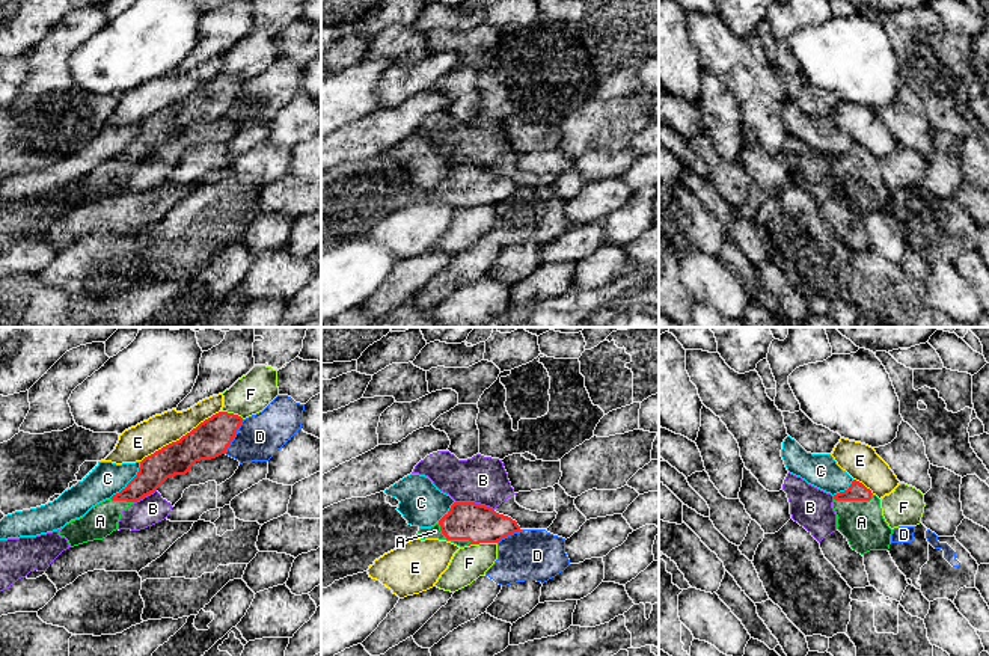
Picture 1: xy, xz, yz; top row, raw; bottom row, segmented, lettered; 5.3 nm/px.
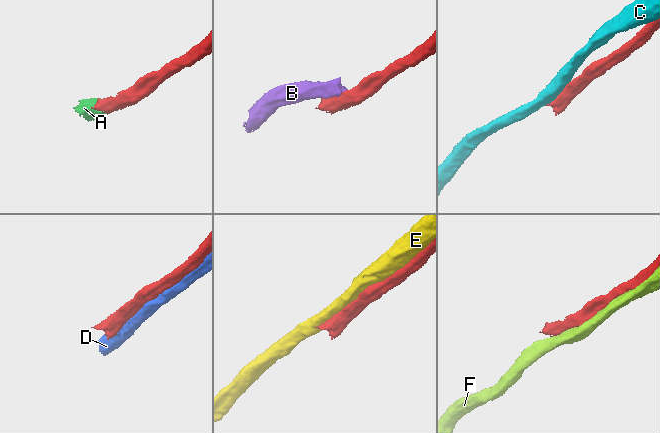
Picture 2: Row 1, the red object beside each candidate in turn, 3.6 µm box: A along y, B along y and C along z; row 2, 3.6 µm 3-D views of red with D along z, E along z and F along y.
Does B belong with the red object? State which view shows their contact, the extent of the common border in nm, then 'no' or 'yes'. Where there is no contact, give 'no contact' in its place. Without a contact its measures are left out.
meets red in xz; contact 220 nm long; no

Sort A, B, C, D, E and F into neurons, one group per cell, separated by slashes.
A / B / C / D / E / F

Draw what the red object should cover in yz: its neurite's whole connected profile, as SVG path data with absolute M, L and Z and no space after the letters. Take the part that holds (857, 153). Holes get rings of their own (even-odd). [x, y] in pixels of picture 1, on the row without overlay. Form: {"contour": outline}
{"contour": "M853 142L847 152L834 157L832 170L837 192L853 213L864 217L889 211L893 192L882 178L880 161L862 145Z"}

